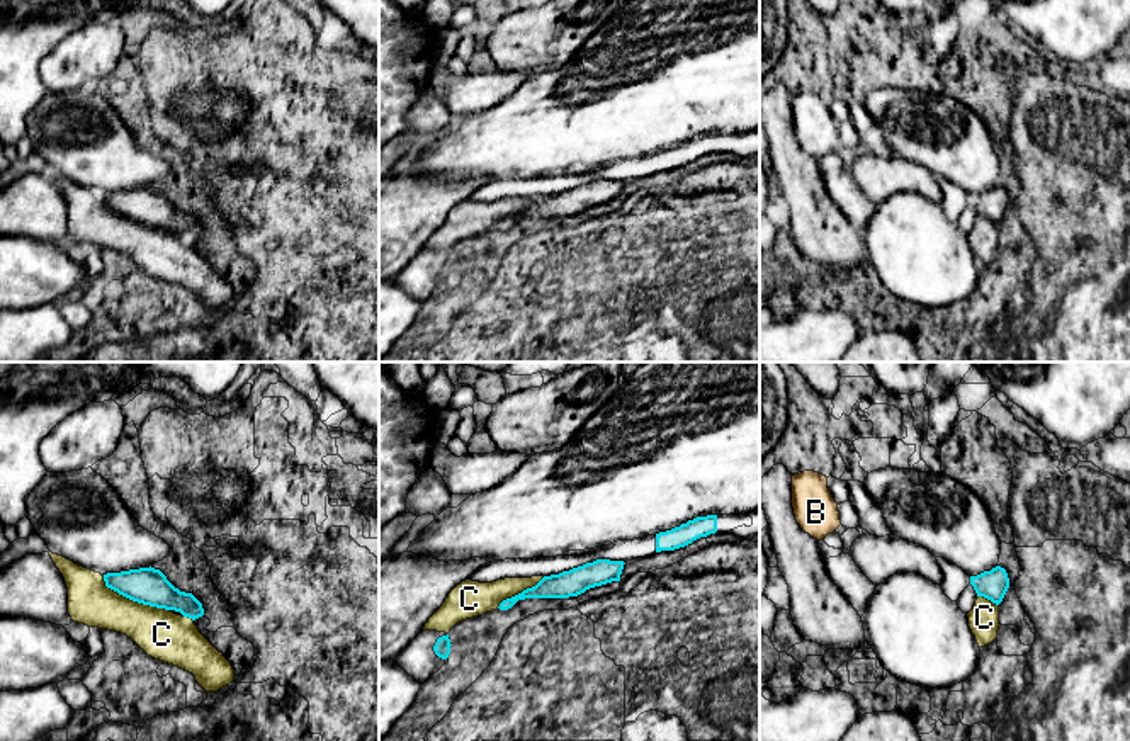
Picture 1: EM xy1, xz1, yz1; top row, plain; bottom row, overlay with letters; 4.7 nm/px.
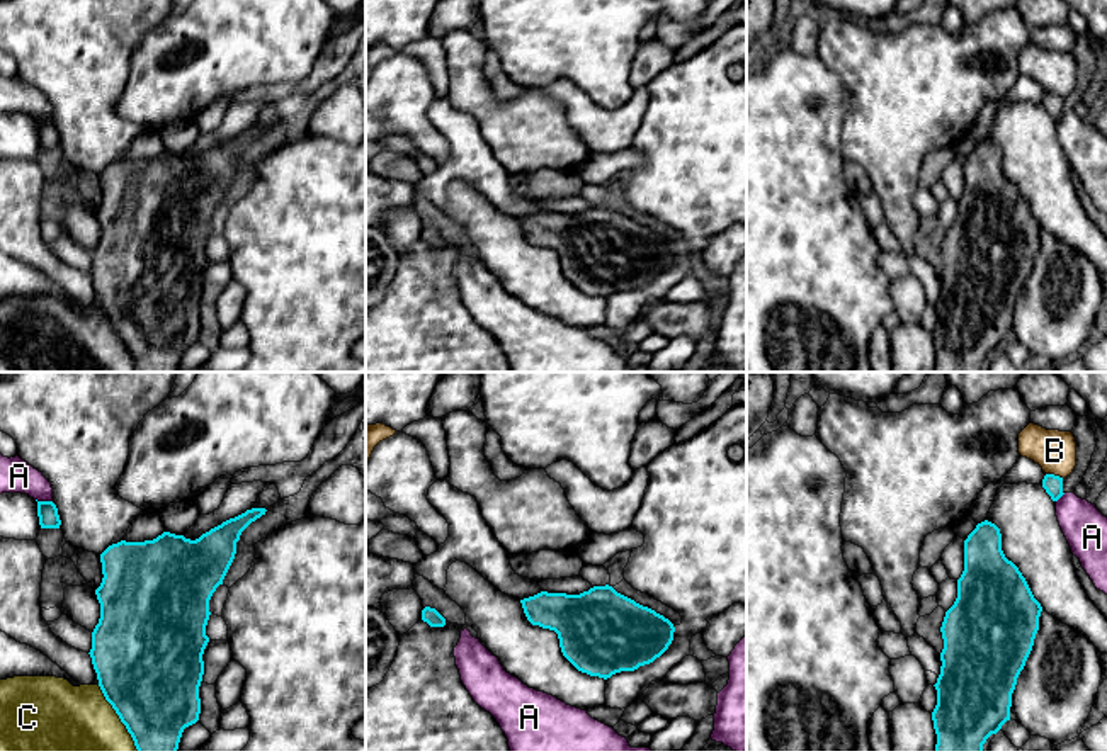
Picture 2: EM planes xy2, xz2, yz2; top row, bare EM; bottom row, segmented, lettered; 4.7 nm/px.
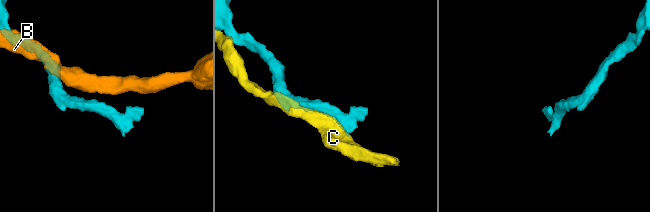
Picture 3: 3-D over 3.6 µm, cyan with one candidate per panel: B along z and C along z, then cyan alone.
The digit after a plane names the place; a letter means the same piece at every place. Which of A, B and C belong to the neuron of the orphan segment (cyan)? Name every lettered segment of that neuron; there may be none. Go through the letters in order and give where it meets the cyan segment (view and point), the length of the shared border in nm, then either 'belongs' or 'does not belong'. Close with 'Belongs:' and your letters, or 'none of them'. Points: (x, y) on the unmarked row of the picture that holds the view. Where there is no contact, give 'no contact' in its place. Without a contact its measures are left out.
A: contact xy2 (45, 121); length 80 nm; does not belong
B: contact yz2 (1053, 94); length 90 nm; does not belong
C: contact xy1 (133, 220); length 360 nm; belongs
Belongs: C

